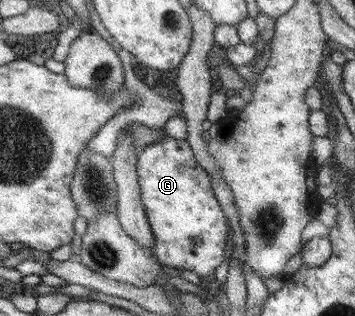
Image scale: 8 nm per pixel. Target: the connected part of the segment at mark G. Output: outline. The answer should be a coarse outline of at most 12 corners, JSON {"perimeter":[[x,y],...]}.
{"perimeter":[[189,141],[137,155],[158,262],[201,278],[227,218]]}

